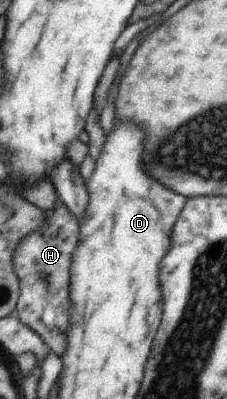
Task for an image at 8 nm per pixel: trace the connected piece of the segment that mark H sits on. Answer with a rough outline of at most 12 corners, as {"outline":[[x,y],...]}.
{"outline":[[68,206],[16,250],[18,317],[68,350],[82,228]]}

